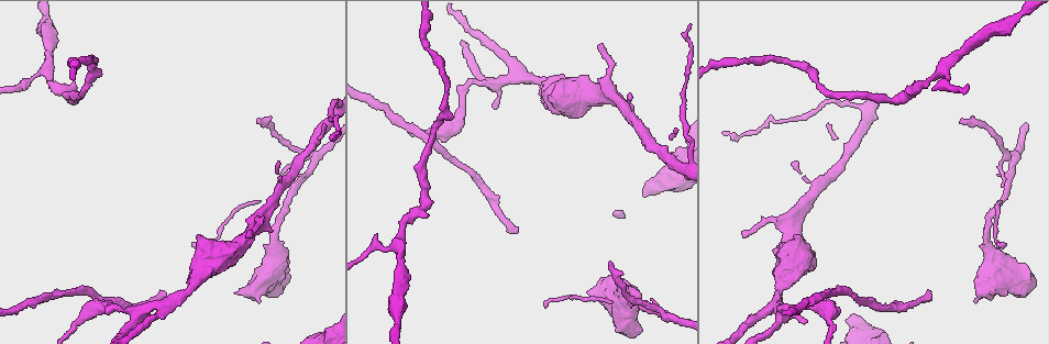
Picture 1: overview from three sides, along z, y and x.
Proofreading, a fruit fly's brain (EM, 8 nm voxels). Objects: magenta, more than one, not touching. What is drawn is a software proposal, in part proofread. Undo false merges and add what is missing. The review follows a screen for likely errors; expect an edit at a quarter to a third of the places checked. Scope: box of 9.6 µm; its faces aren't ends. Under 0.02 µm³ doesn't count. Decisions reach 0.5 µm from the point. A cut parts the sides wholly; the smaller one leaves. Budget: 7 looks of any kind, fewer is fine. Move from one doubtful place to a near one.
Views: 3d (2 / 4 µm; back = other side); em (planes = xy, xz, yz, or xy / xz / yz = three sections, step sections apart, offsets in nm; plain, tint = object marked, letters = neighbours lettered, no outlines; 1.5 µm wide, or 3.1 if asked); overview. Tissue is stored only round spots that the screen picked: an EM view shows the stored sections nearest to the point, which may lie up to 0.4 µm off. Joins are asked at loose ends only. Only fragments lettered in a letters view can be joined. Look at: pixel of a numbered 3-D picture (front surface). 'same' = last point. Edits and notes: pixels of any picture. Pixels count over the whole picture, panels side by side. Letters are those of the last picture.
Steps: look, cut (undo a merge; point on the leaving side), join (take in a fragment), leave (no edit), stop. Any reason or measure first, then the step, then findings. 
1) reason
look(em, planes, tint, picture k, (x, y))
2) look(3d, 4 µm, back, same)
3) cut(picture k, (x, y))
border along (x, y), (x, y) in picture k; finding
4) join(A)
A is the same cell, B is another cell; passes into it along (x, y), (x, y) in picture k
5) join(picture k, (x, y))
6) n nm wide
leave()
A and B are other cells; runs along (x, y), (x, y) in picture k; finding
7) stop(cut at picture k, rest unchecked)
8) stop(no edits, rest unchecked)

an open end
look(3d, 4 µm, picture 1, (609, 264))

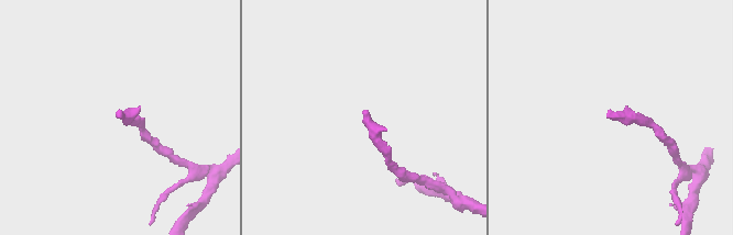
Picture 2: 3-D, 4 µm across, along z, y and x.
need the tissue
look(em, planes, letters, picture 2, (121, 111))

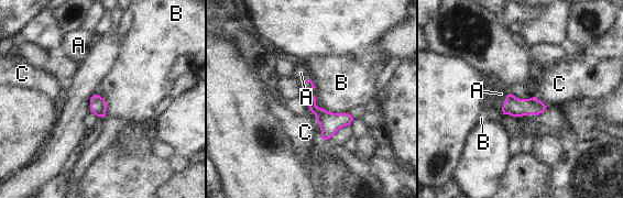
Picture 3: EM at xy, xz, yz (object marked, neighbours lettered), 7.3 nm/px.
B touches over 280 nm
join(A)
A is the same cell, B and C are other cells; passes into it along (512, 106), (504, 102), (501, 94) in picture 3; it goes on there

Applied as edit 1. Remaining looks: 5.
look(overview)

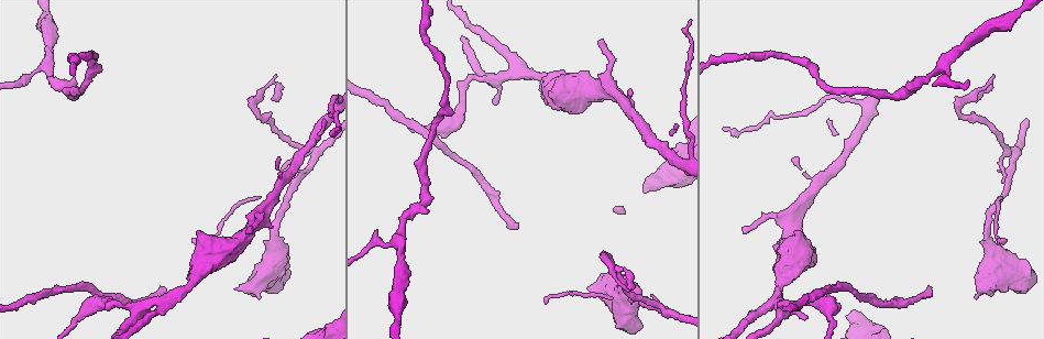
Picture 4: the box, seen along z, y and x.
tapers out
look(3d, 4 µm, picture 4, (629, 300))

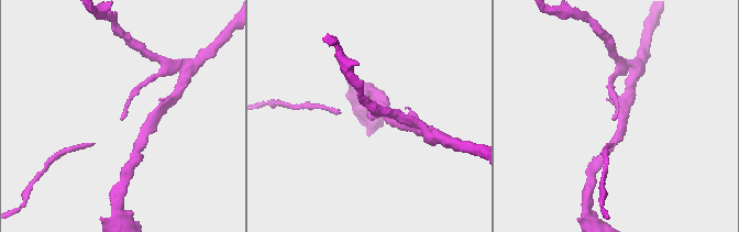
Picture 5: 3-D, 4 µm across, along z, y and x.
now the EM
look(em, xy, step 8, letters, picture 5, (369, 115))

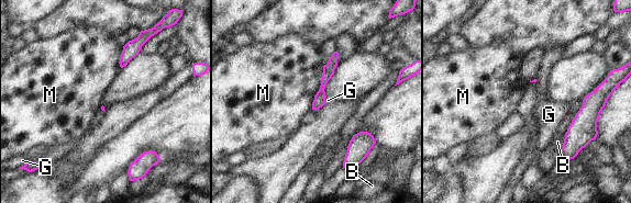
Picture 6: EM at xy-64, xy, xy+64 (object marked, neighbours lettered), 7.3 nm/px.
look(em, yz, step 8, letters, same)

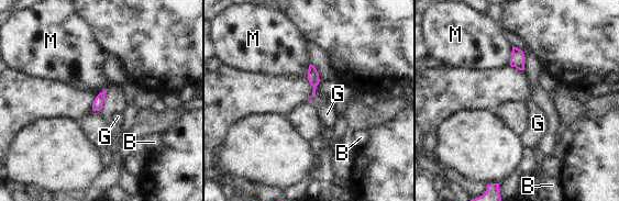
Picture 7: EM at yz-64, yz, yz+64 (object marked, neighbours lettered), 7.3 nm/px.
M touches over 150 nm
leave()
B, G and M are other cells; none of them fits

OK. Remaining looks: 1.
stop(join at picture 3, rest unchecked)

